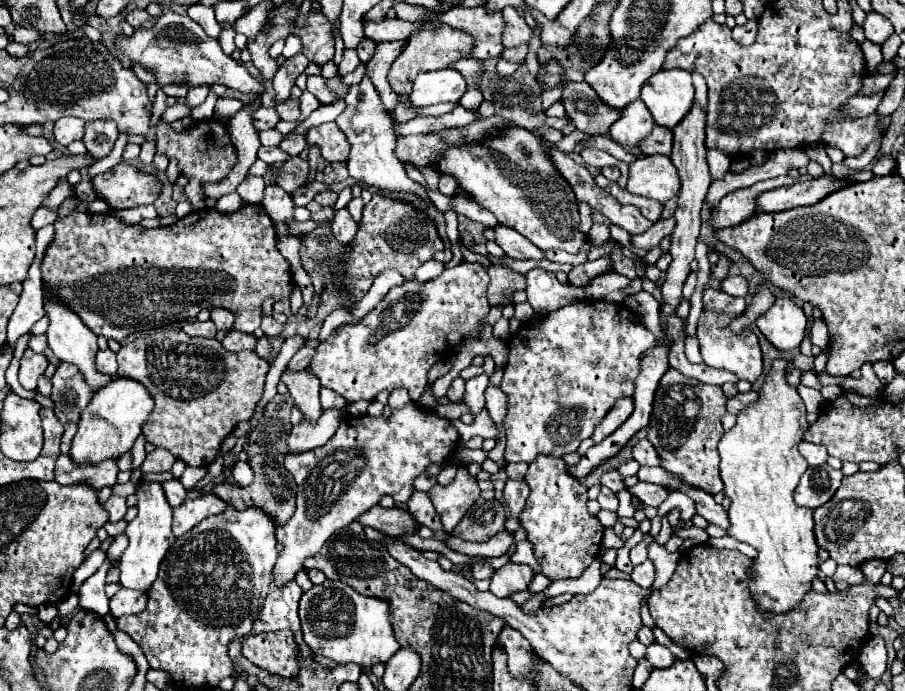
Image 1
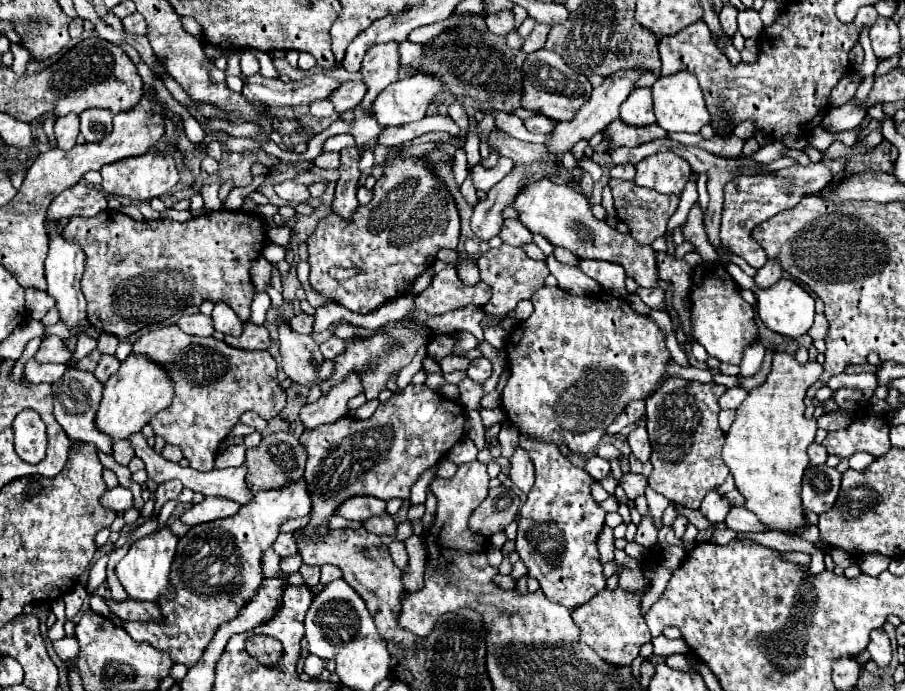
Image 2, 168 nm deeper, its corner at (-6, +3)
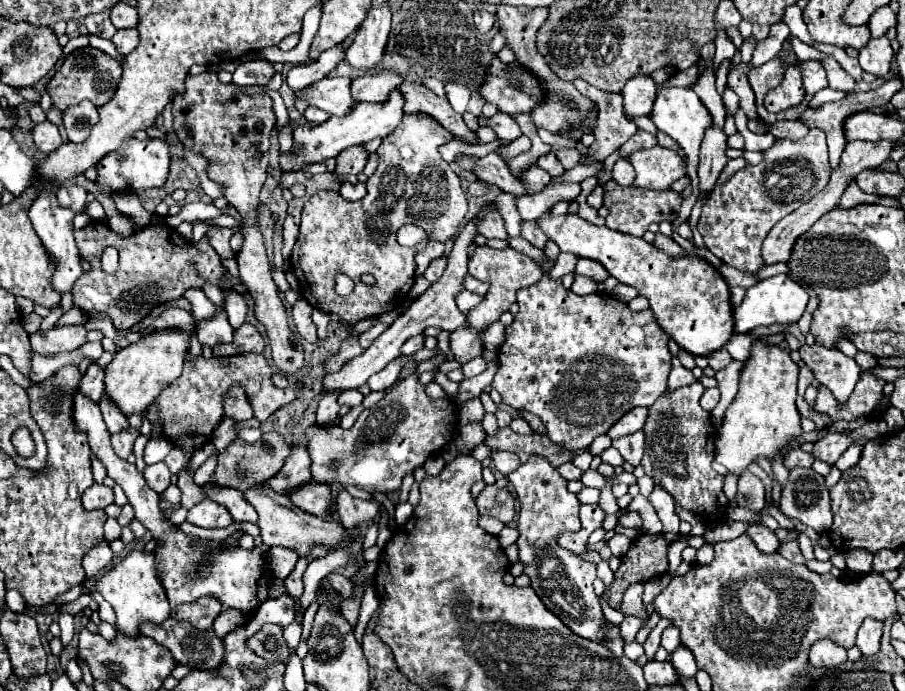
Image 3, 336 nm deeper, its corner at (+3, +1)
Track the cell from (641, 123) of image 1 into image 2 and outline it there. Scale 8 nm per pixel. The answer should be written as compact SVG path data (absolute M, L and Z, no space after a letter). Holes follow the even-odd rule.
M636 88L620 106L620 118L632 126L648 126L654 124L656 118L652 114L652 90Z

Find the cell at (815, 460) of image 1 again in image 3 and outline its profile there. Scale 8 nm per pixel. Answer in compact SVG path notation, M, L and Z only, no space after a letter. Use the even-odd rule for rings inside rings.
M795 448L795 450L791 450L787 456L785 456L785 460L783 460L783 464L785 464L785 468L795 468L795 466L805 466L805 468L811 468L811 464L815 462L815 458L813 458L813 454L807 454L807 452L803 452L801 448Z

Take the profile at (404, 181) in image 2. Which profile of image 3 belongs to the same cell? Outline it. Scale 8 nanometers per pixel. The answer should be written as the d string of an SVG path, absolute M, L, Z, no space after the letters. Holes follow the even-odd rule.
M405 114L403 124L399 124L399 128L395 128L389 136L385 136L381 146L377 148L379 166L375 174L367 180L367 196L363 200L347 202L341 198L339 192L319 192L303 206L299 238L291 254L291 268L297 278L301 274L301 296L305 300L311 300L313 308L319 308L321 312L327 314L333 312L341 318L341 322L355 324L357 320L377 318L379 314L401 306L411 286L415 284L415 254L419 252L421 246L413 248L401 246L395 236L397 230L405 224L415 224L427 232L429 240L447 242L457 234L459 224L467 214L467 194L461 190L459 176L437 152L437 148L449 140L453 140L453 136L443 126L439 126L437 120L431 120L431 116ZM337 274L347 274L355 282L355 288L349 296L339 296L335 292ZM363 274L373 274L375 284L373 286L363 284L361 282Z

